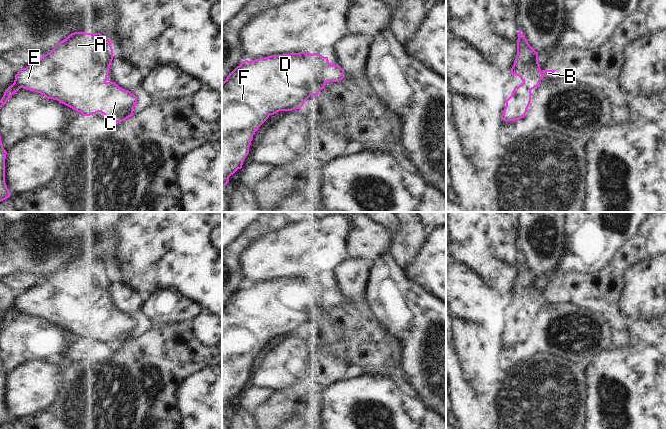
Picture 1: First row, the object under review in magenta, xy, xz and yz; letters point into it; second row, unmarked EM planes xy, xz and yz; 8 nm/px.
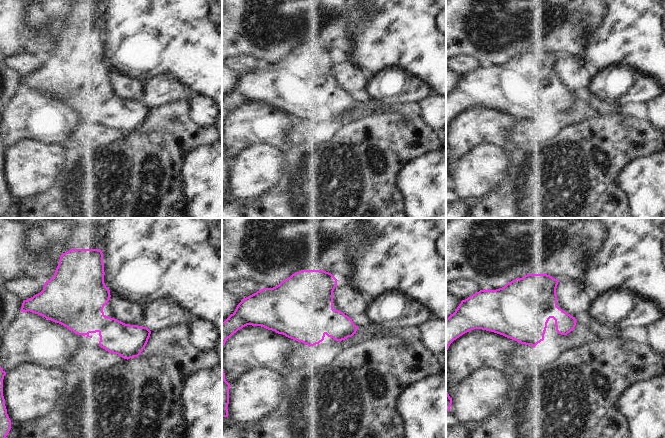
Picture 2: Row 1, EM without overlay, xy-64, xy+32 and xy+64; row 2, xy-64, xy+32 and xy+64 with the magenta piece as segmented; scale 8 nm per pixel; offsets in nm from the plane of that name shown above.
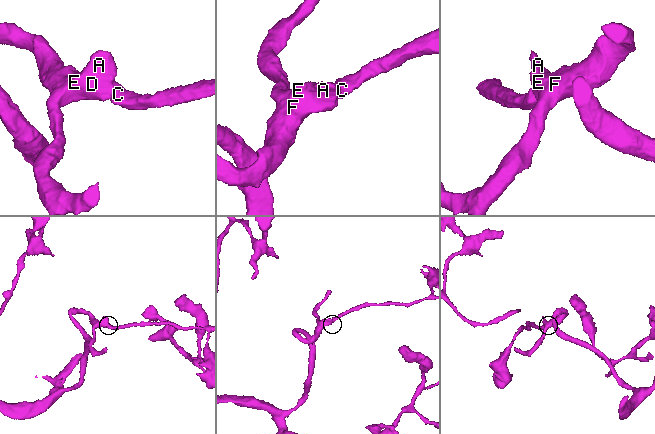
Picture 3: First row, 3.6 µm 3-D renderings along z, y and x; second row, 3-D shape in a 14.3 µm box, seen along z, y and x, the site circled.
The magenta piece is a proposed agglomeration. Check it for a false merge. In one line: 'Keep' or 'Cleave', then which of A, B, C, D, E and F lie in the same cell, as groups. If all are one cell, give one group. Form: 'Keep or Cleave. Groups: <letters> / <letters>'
Keep. Groups: A B C D E F.

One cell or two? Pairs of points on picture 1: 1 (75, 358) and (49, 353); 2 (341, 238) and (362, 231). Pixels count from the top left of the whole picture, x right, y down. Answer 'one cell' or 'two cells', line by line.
1: two cells
2: two cells

